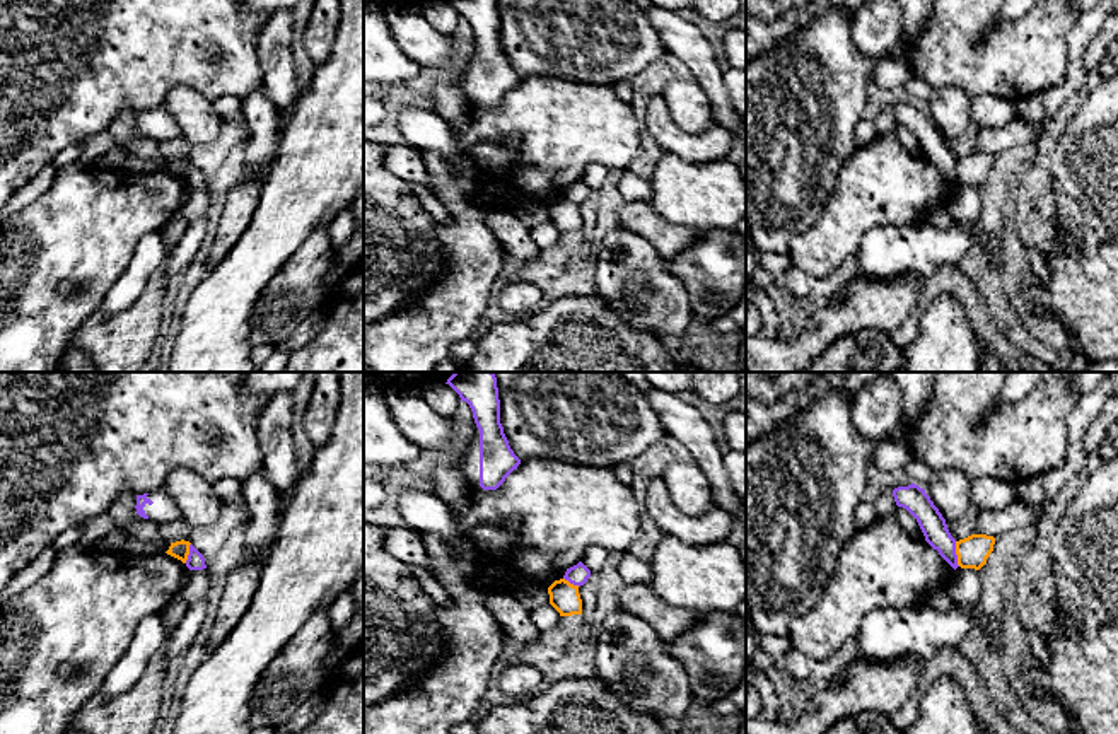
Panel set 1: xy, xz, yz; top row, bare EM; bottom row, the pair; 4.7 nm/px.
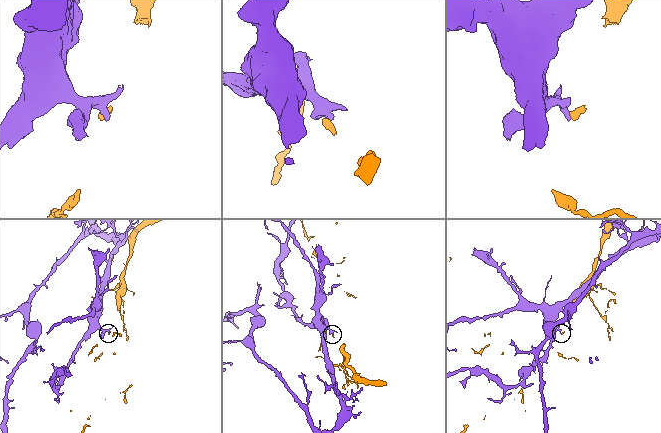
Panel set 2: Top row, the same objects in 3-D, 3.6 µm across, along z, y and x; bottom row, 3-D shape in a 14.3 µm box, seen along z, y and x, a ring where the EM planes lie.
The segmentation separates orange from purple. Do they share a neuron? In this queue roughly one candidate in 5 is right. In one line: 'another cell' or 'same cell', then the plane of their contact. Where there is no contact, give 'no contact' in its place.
another cell | yz

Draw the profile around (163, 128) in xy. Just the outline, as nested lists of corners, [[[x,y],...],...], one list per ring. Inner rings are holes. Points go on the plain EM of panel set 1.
[[[164,108],[137,113],[135,126],[140,135],[150,137],[155,142],[172,140],[181,135],[179,125]]]

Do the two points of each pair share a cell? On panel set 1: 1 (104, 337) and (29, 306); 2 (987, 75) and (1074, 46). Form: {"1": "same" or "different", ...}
{"1": "different", "2": "different"}

